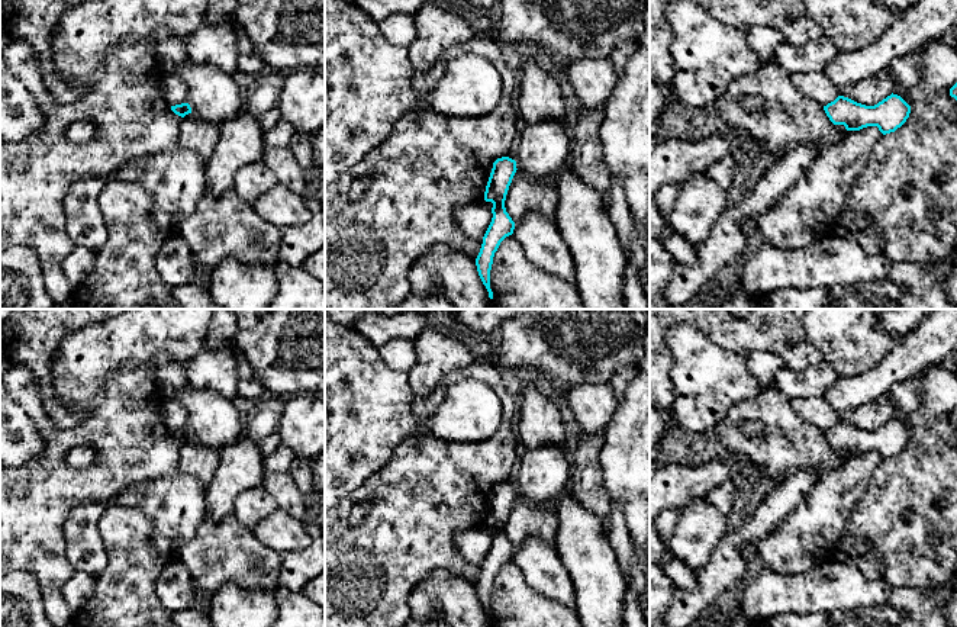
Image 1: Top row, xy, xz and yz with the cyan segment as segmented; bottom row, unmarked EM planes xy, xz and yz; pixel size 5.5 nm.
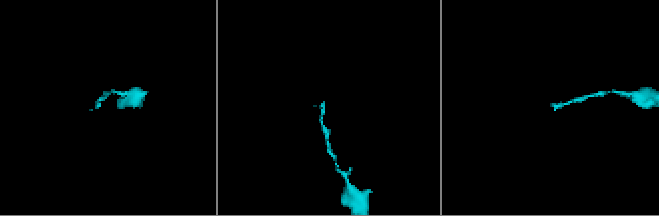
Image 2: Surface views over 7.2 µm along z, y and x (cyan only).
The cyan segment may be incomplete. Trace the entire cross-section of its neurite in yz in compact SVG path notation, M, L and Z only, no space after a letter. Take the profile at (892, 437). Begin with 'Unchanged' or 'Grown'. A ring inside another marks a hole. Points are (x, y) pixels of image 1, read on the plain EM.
Unchanged. M892 418L874 431L866 431L838 421L824 431L824 435L834 450L844 450L847 456L877 451L886 460L895 457L906 447L911 431L900 421Z

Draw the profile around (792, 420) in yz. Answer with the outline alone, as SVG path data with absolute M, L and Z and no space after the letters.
M776 386L764 388L753 401L745 401L731 408L728 415L712 430L721 443L722 453L734 457L740 456L760 470L763 482L768 482L764 496L771 489L779 488L789 476L798 470L813 470L816 478L822 478L831 469L844 464L845 456L837 453L826 441L824 431L802 417L792 405L790 399L777 390ZM742 421L757 421L766 428L764 437L748 438L740 433Z

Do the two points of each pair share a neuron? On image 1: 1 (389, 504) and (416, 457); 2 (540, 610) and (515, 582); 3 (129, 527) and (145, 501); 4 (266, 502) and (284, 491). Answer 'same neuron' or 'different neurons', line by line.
1: same neuron
2: same neuron
3: different neurons
4: different neurons

